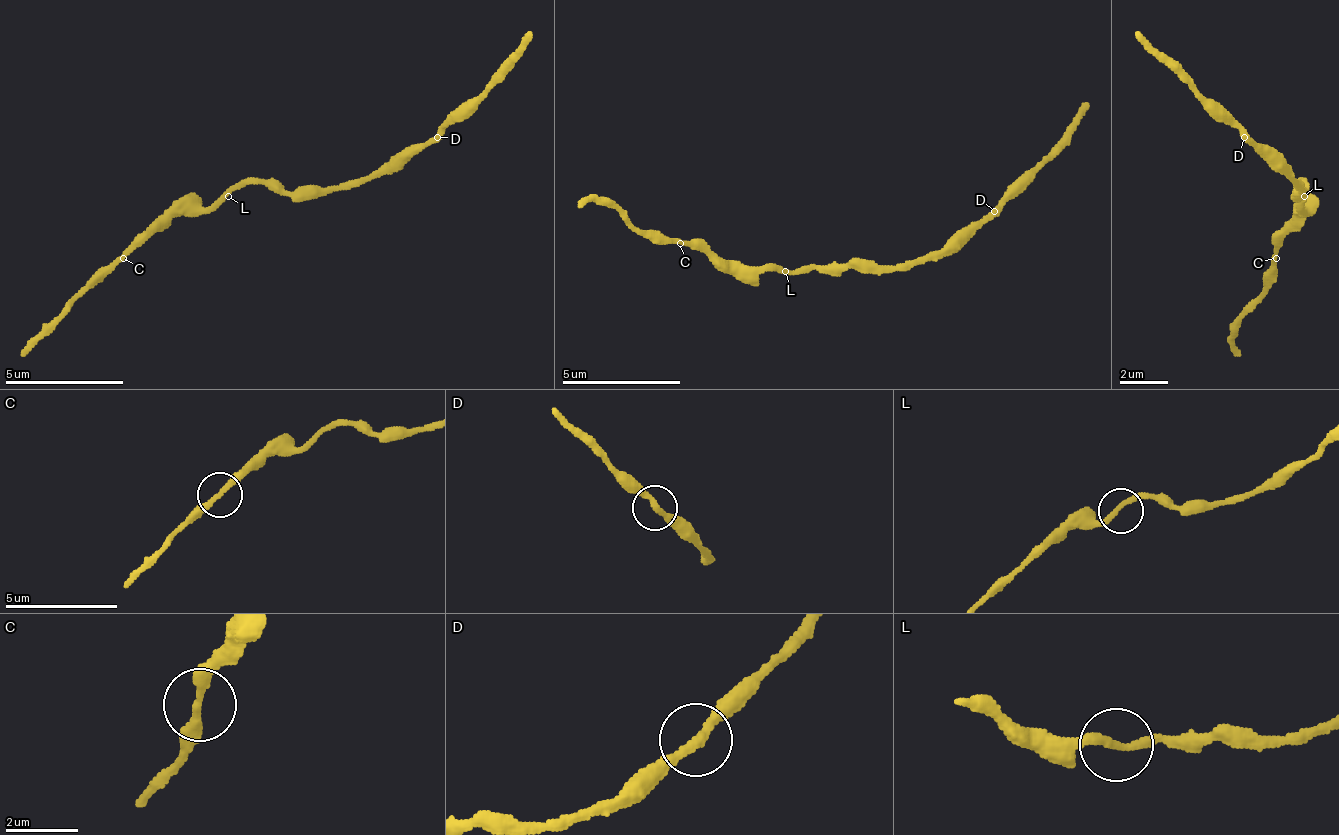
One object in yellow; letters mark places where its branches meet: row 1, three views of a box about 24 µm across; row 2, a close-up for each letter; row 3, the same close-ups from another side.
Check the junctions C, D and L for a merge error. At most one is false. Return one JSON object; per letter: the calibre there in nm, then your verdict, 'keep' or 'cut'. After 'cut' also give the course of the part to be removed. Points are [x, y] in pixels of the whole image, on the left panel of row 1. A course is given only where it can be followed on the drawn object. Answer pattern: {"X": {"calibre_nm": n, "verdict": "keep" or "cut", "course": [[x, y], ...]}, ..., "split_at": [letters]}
{"C": {"calibre_nm": 240, "verdict": "keep"}, "D": {"calibre_nm": 240, "verdict": "keep"}, "L": {"calibre_nm": 240, "verdict": "keep"}, "split_at": []}

